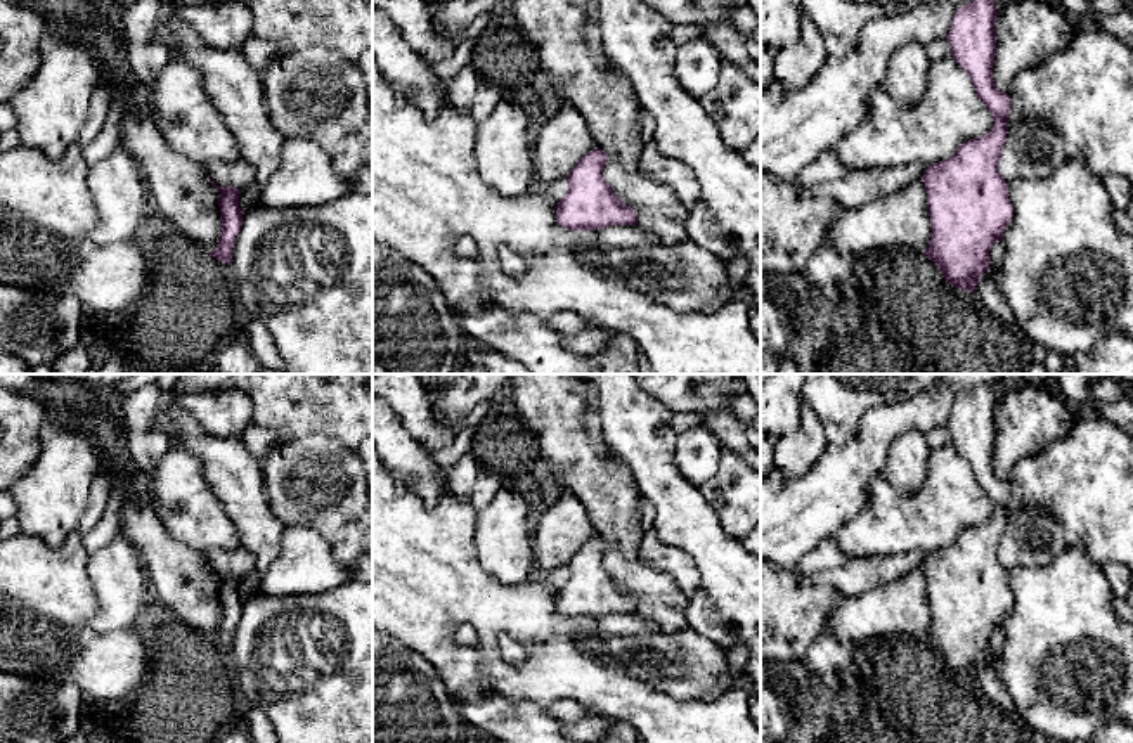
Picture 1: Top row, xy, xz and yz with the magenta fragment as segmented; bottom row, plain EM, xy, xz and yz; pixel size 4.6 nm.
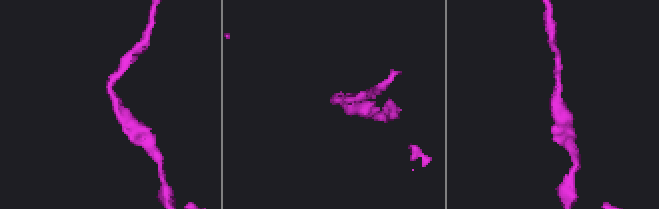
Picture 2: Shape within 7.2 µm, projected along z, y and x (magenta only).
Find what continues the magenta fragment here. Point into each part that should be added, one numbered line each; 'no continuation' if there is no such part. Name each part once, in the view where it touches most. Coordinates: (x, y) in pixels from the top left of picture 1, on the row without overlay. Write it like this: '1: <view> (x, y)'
no continuation

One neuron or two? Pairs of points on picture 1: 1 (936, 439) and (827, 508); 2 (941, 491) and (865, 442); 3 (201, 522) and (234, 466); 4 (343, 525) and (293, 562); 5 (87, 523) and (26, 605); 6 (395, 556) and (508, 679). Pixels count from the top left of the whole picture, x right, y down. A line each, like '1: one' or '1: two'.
1: two
2: two
3: two
4: two
5: two
6: one

